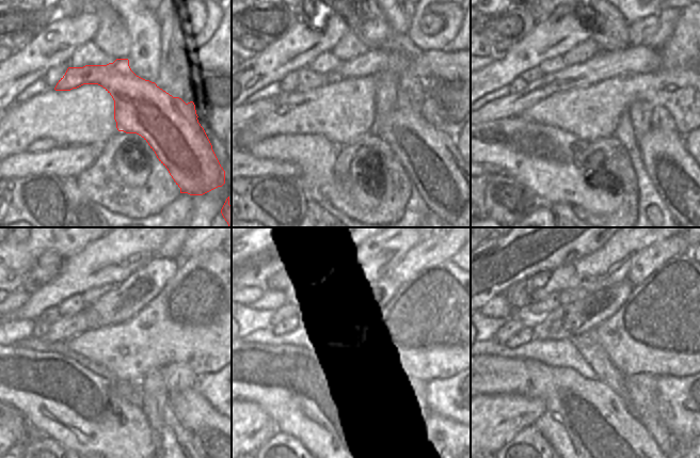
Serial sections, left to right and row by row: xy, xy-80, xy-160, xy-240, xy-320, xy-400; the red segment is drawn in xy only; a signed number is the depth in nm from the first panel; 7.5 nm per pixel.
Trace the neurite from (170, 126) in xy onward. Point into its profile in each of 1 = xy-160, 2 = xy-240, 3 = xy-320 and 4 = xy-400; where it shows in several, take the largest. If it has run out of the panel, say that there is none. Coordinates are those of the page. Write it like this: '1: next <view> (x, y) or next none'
1: next xy-160 (687, 190)
2: next xy-240 (209, 429)
3: next xy-320 (448, 438)
4: next xy-400 (679, 444)

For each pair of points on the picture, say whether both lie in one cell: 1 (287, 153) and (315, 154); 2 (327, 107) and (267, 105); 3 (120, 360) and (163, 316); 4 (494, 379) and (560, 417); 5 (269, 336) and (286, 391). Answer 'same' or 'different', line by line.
1: same
2: different
3: same
4: same
5: different

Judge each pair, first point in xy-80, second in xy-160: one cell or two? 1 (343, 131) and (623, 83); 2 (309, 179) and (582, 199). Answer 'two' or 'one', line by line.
1: one
2: one

